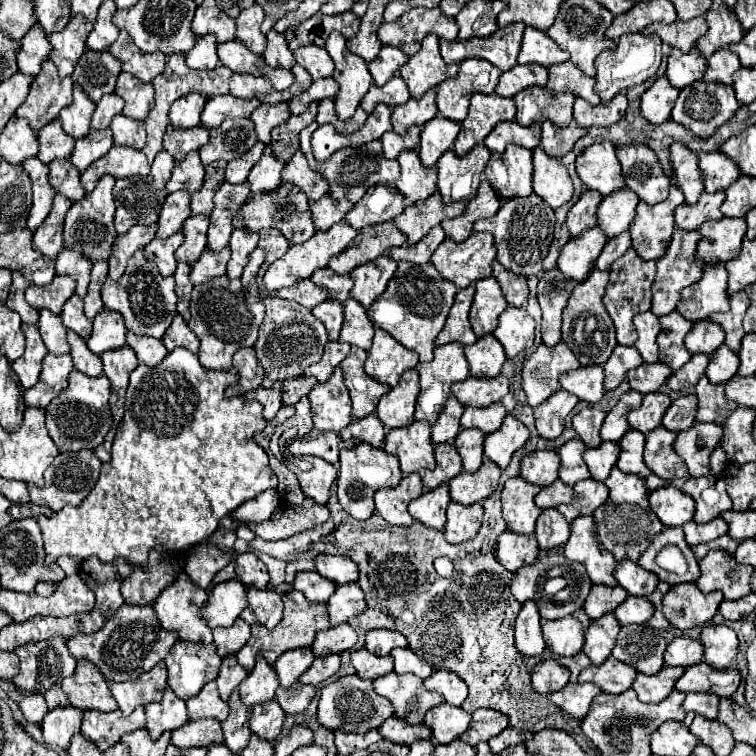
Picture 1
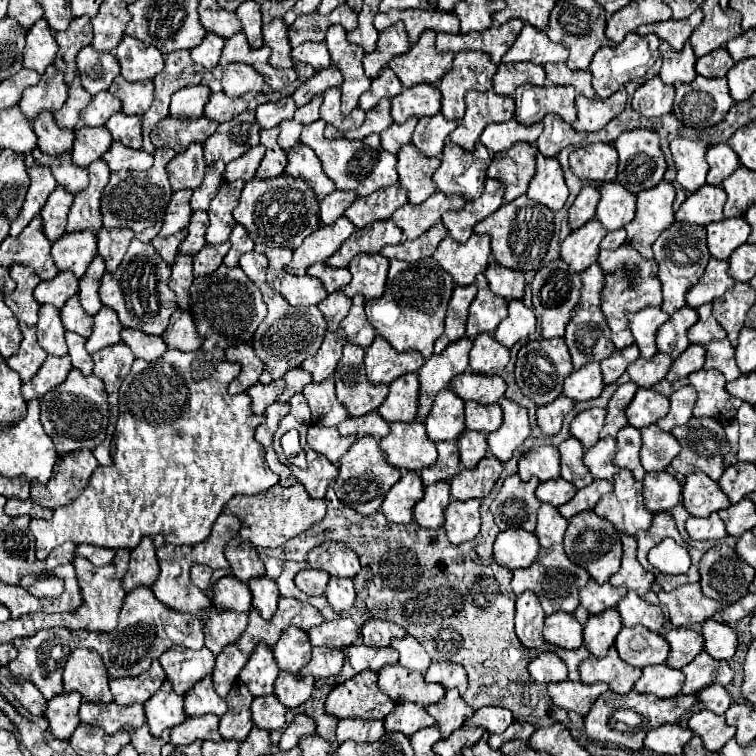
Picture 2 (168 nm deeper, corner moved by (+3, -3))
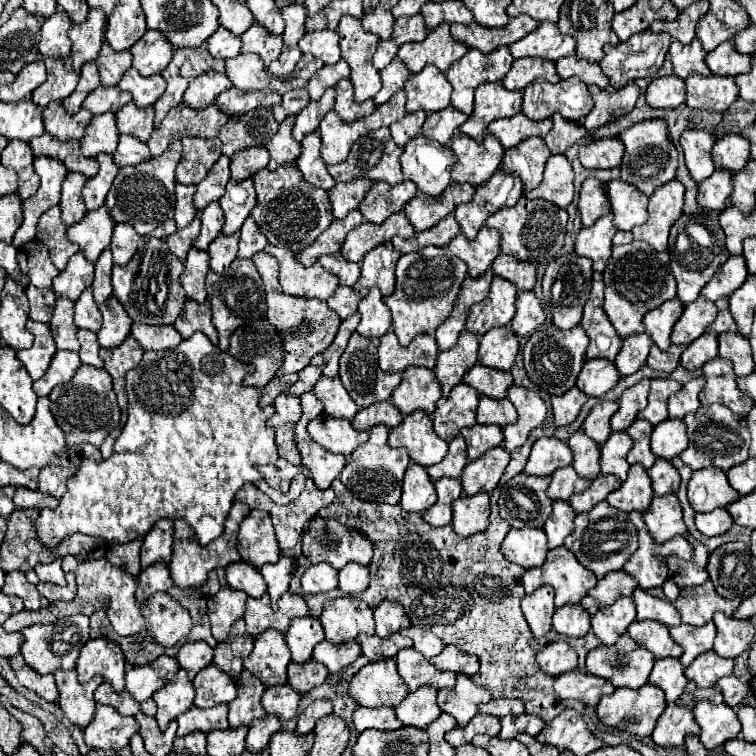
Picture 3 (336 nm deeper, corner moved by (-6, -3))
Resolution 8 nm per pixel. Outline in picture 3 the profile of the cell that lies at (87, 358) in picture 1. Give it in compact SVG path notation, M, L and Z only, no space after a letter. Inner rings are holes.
M79 329L77 331L81 349L79 349L79 357L85 365L93 365L93 367L103 367L103 361L99 357L99 343L97 343L97 335L87 331L87 329Z

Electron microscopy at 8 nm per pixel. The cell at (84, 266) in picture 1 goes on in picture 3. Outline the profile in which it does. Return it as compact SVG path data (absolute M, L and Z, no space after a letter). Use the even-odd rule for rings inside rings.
M103 205L95 211L87 211L79 223L71 225L67 229L67 237L71 243L77 243L81 251L85 251L91 263L95 263L101 251L111 243L113 227L115 227L115 221L111 219L111 213Z

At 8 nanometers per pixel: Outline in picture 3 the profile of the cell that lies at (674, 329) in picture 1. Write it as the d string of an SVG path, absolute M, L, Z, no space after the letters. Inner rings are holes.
M703 297L695 299L693 303L689 303L685 307L681 319L675 323L671 341L677 345L693 343L699 335L703 335L707 331L707 327L715 319L715 315L717 315L715 303L711 303L709 299L703 299Z

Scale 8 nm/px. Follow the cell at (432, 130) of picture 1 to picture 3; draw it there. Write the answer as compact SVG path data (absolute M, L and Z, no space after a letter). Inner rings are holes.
M445 107L443 111L435 111L431 113L425 123L423 123L423 129L421 133L427 137L427 139L433 139L441 145L447 145L449 139L453 137L455 129L459 125L463 125L463 121L467 119L467 115L463 115L461 111L457 111L455 107Z

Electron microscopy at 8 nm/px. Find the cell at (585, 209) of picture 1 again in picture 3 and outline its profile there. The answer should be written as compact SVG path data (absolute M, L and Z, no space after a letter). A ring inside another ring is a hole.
M593 177L585 179L581 193L579 193L577 207L579 207L579 213L581 213L585 227L593 225L599 217L607 215L611 211L611 203L607 199L605 185L599 179L593 179Z

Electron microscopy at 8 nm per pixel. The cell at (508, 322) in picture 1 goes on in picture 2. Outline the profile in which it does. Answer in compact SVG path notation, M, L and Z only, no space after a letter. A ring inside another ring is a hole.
M508 301L508 317L502 319L502 323L496 327L494 337L504 347L512 347L516 341L526 339L536 329L536 317L534 313L520 301Z

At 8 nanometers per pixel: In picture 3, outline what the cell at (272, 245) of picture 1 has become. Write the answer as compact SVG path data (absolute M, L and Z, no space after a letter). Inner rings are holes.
M267 245L265 253L279 261L279 283L283 293L295 297L317 297L321 301L327 301L335 293L339 279L327 273L319 263L303 267L295 261L295 255L289 249L275 245Z

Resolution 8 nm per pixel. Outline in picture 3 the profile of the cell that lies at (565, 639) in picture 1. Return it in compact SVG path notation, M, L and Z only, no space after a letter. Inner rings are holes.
M577 603L577 605L567 605L567 607L557 607L553 613L553 629L557 633L563 633L567 637L583 637L591 629L587 609Z

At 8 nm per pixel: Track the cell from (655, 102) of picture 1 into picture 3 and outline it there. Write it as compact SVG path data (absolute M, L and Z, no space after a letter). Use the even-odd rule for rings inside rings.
M677 75L657 77L647 87L647 103L651 107L677 107L685 103L685 81Z

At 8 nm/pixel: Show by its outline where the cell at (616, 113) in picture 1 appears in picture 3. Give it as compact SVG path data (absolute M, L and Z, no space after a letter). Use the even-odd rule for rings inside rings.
M627 83L627 87L621 87L617 91L599 89L599 87L591 85L589 93L595 101L595 107L585 115L583 125L589 131L595 131L597 127L601 127L613 119L627 115L635 107L635 101L637 101L641 89L637 83Z

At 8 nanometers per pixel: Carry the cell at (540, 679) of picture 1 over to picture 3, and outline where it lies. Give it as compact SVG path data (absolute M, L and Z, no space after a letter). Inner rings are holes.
M555 641L543 647L537 655L539 667L549 675L559 675L577 667L577 653L567 641Z

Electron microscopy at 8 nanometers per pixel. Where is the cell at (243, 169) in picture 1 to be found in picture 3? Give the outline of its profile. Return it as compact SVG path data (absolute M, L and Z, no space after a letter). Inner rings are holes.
M251 147L247 151L239 151L239 155L231 157L231 179L243 181L249 179L255 171L267 167L269 163L269 151L265 147Z

